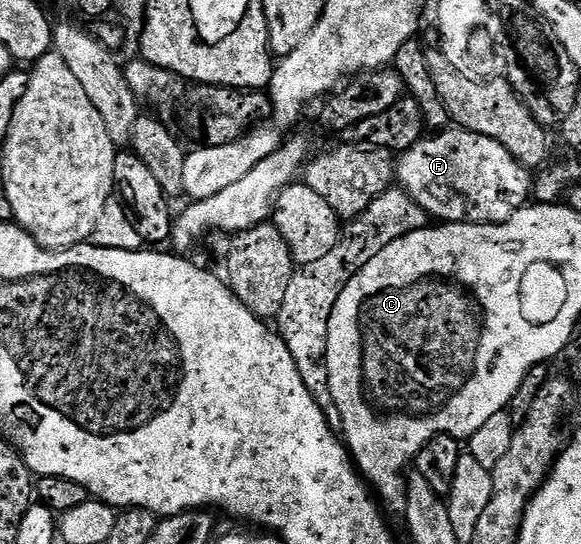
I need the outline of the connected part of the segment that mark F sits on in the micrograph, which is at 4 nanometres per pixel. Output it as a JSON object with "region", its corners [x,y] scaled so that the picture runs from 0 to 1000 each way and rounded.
{"region":[[[773,233],[749,248],[731,250],[713,270],[685,289],[685,340],[757,410],[795,414],[855,414],[876,406],[890,388],[910,375],[919,355],[917,320],[850,256],[811,244],[806,237]]]}

